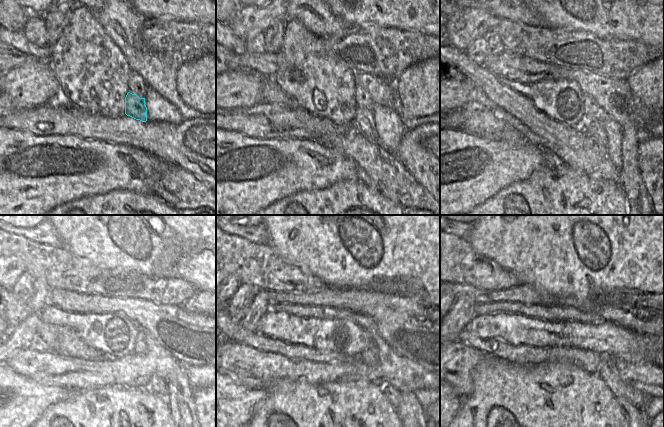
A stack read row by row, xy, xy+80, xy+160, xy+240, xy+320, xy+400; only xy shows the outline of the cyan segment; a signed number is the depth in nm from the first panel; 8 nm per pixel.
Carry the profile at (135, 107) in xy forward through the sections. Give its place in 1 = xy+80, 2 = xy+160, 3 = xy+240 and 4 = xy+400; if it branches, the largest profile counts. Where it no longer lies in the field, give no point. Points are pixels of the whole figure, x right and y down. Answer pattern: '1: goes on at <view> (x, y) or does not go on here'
1: goes on at xy+80 (364, 122)
2: goes on at xy+160 (593, 129)
3: goes on at xy+240 (157, 385)
4: goes on at xy+400 (635, 417)

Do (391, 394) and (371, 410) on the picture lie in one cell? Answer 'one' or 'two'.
two

